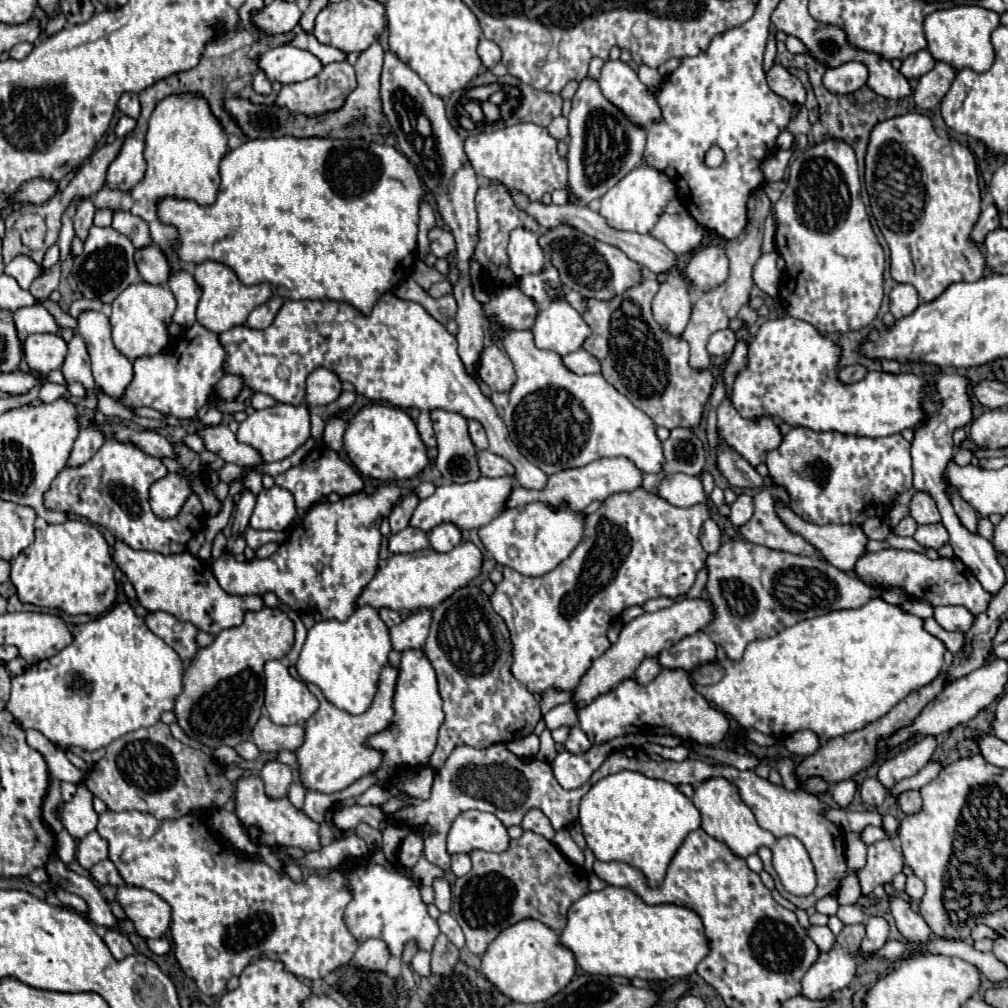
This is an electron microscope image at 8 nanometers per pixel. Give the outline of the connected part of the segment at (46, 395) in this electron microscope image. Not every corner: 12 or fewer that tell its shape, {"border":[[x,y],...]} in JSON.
{"border":[[43,384],[37,398],[53,402],[67,392],[59,384]]}

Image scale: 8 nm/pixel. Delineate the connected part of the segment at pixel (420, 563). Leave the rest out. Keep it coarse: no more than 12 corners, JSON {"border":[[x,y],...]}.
{"border":[[463,540],[391,556],[357,606],[429,610],[479,576]]}

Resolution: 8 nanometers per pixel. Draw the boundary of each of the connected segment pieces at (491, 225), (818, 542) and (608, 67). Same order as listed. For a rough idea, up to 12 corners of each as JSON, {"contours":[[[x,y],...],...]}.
{"contours":[[[485,182],[475,196],[477,244],[493,288],[517,286],[507,260],[515,228],[539,224],[513,200],[507,186]],[[775,500],[781,522],[823,560],[853,572],[867,550],[861,526],[817,526]],[[605,60],[599,86],[631,122],[661,118],[653,92],[621,60]]]}

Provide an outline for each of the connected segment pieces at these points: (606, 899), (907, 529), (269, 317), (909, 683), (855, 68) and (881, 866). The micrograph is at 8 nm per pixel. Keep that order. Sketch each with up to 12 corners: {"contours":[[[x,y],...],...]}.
{"contours":[[[631,888],[579,898],[561,944],[589,974],[687,978],[697,912]],[[911,516],[895,526],[895,534],[913,536],[917,524]],[[275,294],[257,306],[245,324],[263,330],[273,322],[283,300]],[[883,598],[751,642],[697,690],[743,728],[829,740],[943,670]],[[861,62],[829,68],[823,86],[831,94],[853,94],[867,82]],[[891,838],[867,846],[859,870],[861,892],[889,884],[903,872],[903,854]]]}

